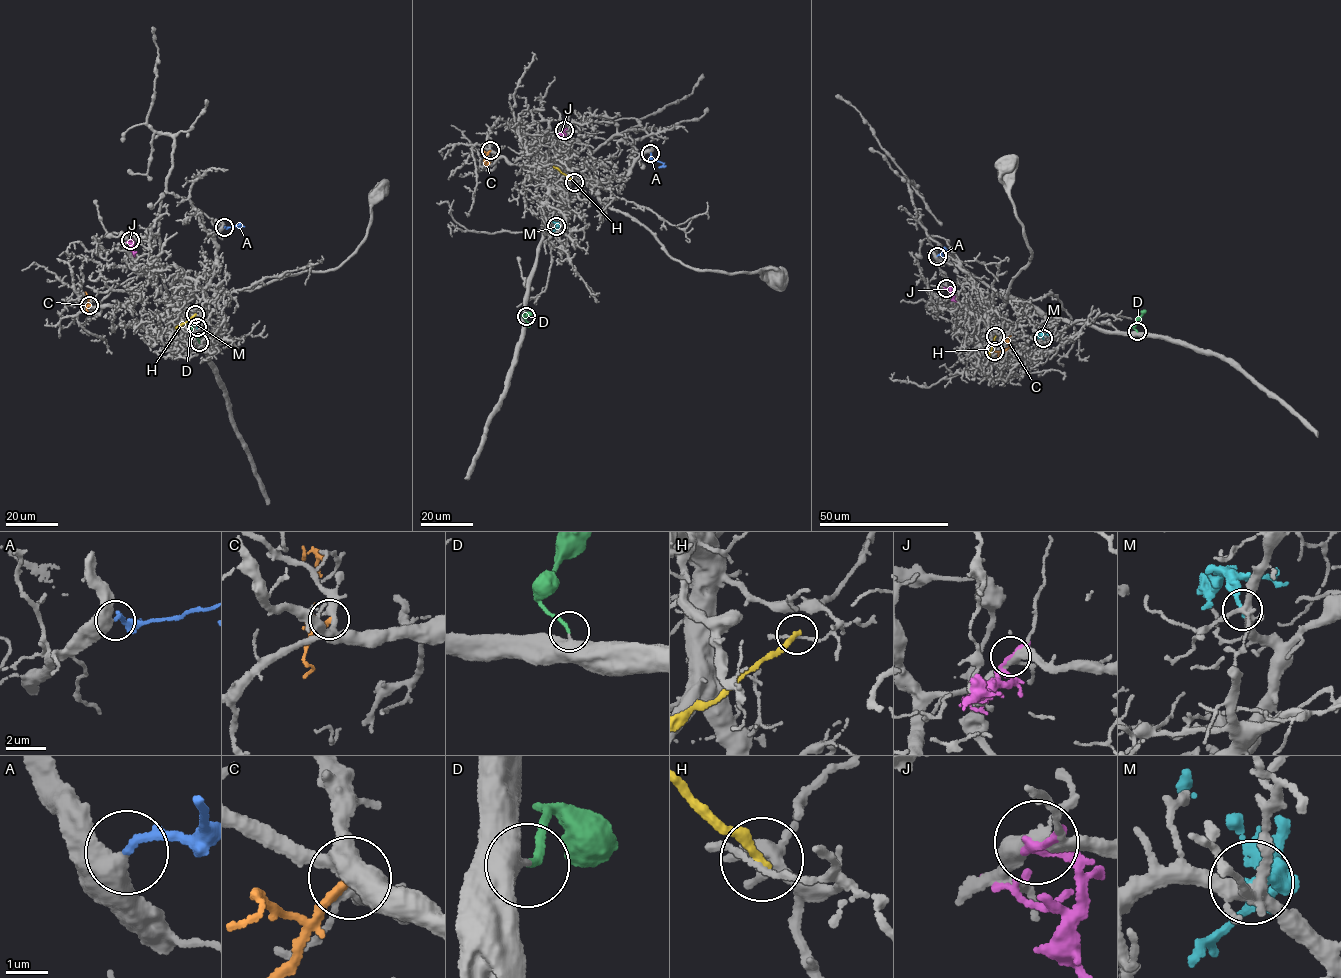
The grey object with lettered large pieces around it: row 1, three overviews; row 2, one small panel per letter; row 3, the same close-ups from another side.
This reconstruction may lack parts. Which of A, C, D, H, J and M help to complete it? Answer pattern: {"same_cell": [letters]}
{"same_cell": ["D"]}

